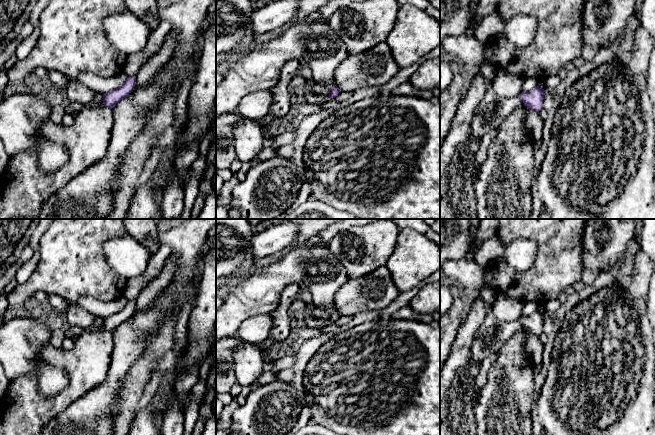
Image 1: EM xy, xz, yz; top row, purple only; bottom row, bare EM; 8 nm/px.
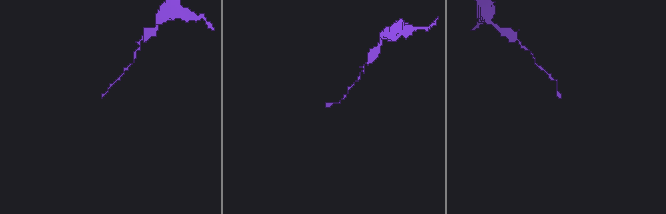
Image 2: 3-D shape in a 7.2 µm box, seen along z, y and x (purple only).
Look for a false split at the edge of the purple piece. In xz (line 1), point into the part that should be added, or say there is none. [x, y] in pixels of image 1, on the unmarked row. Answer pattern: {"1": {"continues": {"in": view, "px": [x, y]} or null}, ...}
{"1": {"continues": null}}

